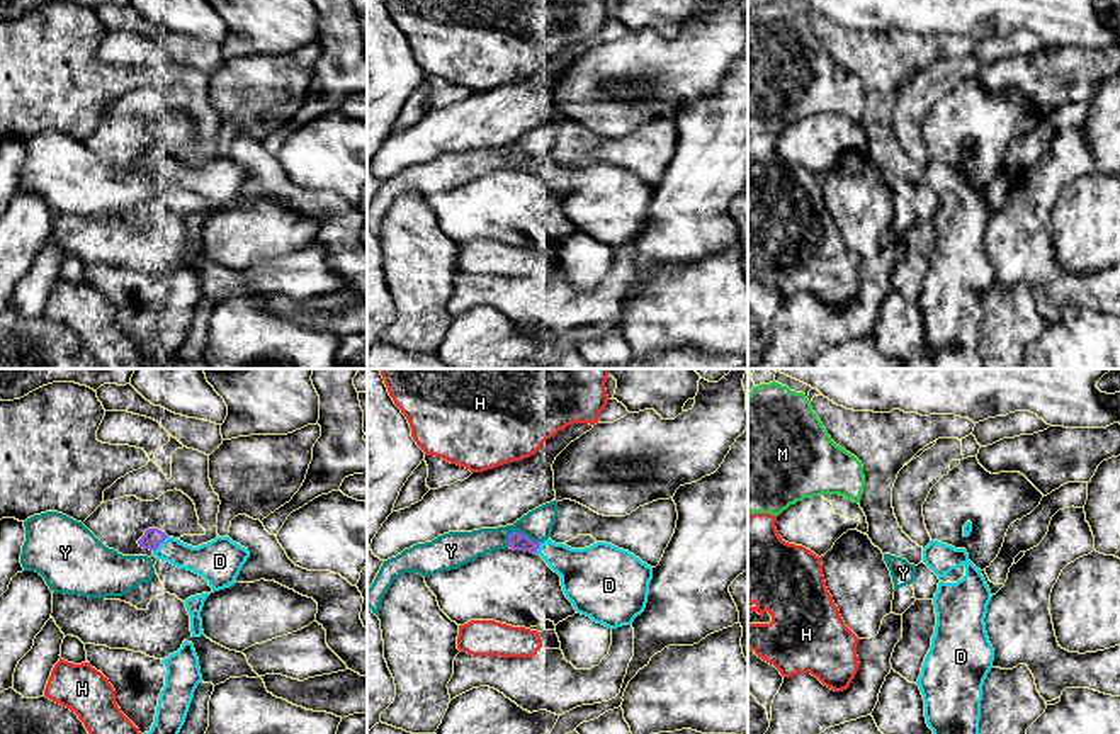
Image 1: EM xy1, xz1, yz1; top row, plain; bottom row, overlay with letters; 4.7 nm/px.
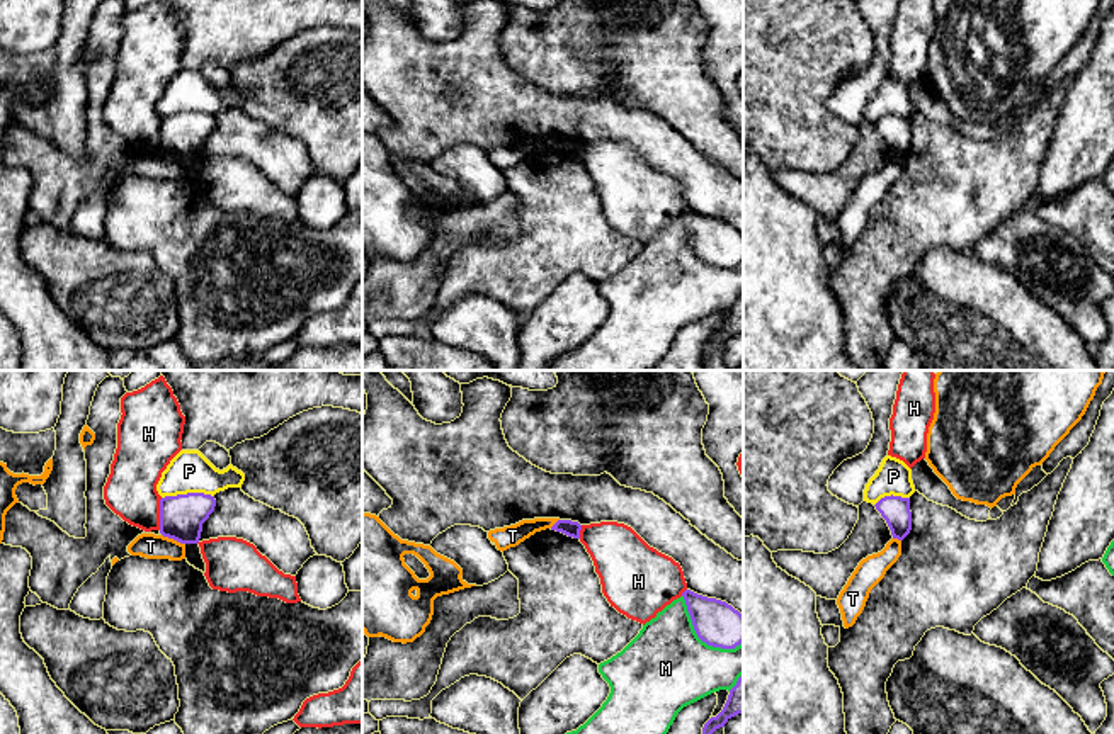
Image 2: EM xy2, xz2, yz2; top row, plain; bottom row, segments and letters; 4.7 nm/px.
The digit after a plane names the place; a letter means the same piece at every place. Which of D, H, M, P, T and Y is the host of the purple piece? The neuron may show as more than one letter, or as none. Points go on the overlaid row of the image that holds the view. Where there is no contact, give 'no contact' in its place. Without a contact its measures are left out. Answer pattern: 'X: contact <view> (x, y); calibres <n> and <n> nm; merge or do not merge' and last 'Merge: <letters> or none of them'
D: contact xy1 (160, 542); calibres 90 and 160 nm; merge
H: contact xy2 (160, 513); calibres 200 and 240 nm; do not merge
M: contact xz2 (699, 638); calibres 220 and 400 nm; do not merge
P: contact xy2 (187, 493); calibres 200 and 200 nm; do not merge
T: contact xy2 (174, 539); calibres 200 and 120 nm; do not merge
Y: contact xz1 (524, 536); calibres 80 and 140 nm; do not merge
Merge: D

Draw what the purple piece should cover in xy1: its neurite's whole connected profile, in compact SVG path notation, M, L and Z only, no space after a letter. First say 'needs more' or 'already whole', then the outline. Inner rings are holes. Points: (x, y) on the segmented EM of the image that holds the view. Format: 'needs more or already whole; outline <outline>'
needs more; outline M148 528L138 544L143 549L150 549L156 559L202 576L212 588L211 593L235 584L250 557L248 549L229 537L216 537L207 544L192 547L158 528Z

